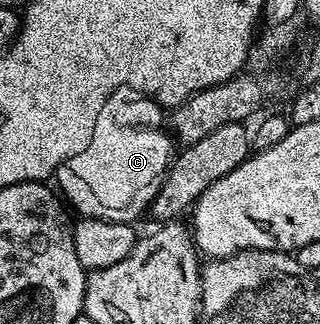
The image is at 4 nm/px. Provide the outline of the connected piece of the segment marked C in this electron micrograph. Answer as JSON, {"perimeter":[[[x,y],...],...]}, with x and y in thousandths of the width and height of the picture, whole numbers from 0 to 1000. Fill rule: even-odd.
{"perimeter":[[[422,302],[375,346],[372,392],[328,398],[328,389],[309,389],[272,457],[188,509],[172,531],[175,577],[244,664],[409,691],[463,651],[547,481],[547,438],[528,414],[522,420],[497,395],[428,389],[497,380],[497,349],[503,333],[475,306]]]}

